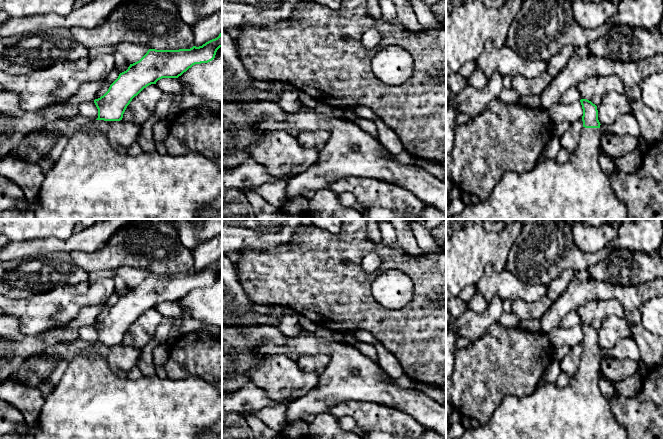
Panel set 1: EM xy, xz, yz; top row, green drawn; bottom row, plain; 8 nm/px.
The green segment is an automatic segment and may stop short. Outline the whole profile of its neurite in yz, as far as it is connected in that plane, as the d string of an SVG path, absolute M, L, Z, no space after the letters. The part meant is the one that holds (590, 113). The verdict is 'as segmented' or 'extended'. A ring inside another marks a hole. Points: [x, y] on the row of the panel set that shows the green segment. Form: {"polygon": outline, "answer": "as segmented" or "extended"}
{"polygon": "M587 99L580 100L583 109L583 128L574 151L568 161L559 164L556 160L545 158L531 171L507 172L496 184L491 195L478 204L465 205L464 209L446 219L628 219L628 210L614 193L608 174L602 171L599 163L600 122L597 106Z", "answer": "extended"}

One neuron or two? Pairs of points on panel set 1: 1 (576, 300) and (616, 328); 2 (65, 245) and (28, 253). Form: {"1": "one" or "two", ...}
{"1": "two", "2": "one"}

